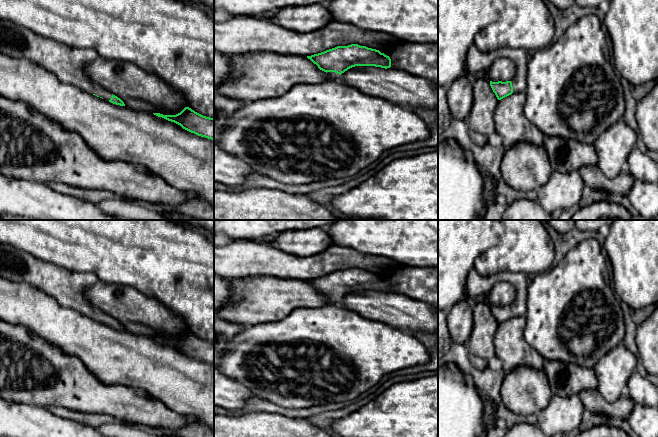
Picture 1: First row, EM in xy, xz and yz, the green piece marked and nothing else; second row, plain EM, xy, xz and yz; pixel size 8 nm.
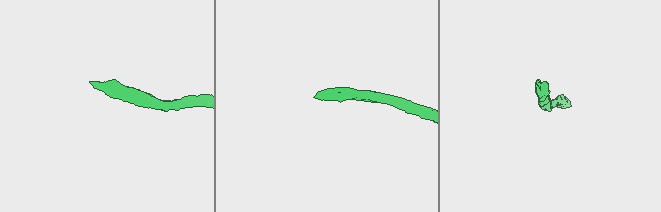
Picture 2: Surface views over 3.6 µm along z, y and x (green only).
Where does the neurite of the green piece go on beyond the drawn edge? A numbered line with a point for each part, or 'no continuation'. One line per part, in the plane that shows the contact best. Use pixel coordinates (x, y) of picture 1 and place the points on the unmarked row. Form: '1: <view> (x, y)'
1: xz (332, 300)

